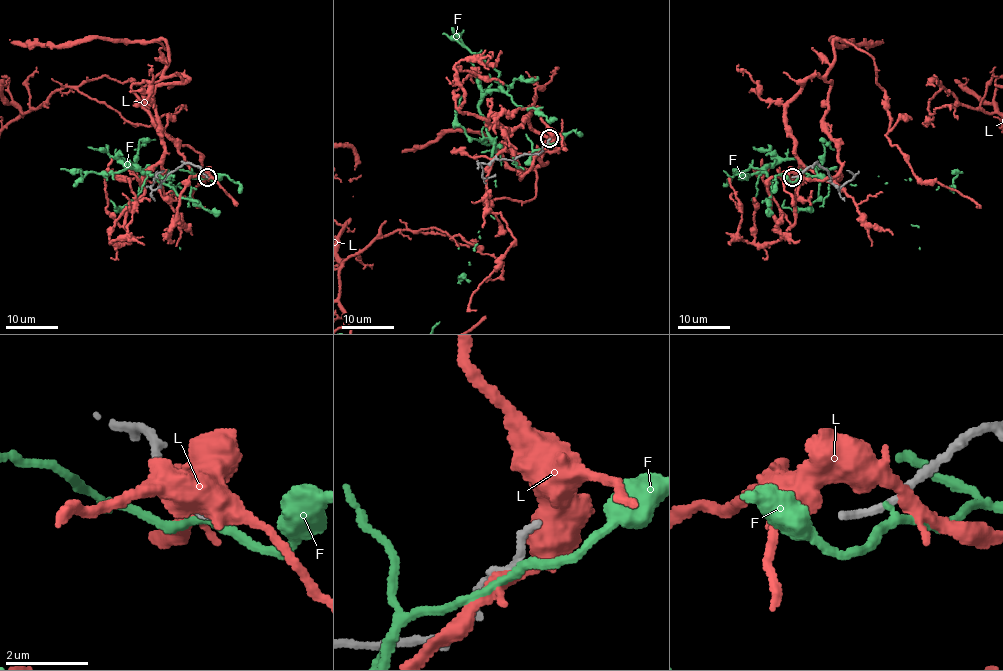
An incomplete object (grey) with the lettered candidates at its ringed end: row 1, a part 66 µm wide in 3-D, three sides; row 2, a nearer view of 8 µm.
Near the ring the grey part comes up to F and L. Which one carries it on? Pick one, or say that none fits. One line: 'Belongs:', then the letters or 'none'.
Belongs: none

